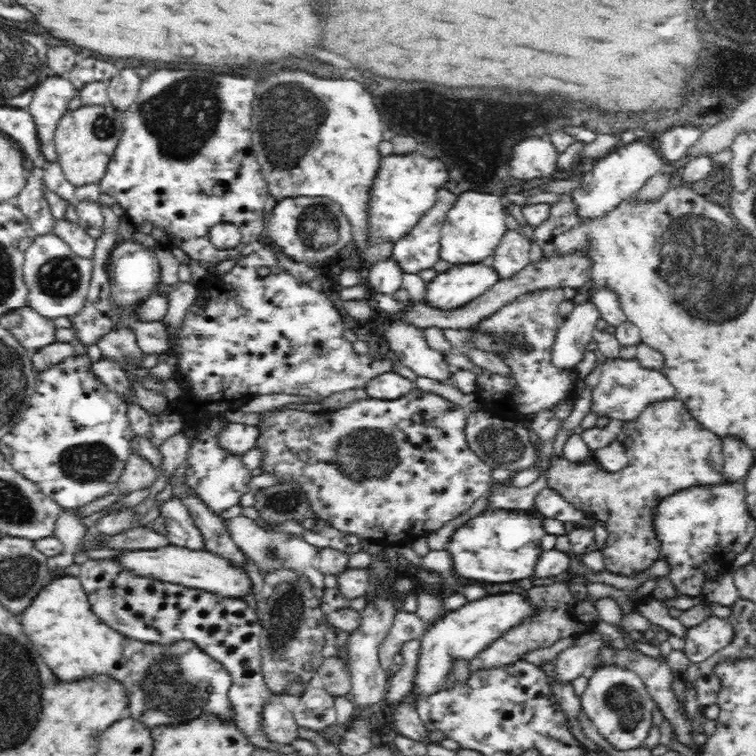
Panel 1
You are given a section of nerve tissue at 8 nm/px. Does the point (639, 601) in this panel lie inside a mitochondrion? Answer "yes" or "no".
no

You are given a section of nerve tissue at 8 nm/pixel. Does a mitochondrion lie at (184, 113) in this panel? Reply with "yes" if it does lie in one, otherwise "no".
yes

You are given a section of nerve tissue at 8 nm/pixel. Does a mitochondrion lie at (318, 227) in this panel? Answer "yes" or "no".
yes

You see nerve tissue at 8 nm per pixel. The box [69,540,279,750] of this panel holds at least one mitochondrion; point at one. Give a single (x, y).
(170, 684)

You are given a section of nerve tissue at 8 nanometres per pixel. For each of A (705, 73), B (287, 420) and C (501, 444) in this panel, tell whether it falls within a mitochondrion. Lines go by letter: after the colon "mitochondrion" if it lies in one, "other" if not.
A: other
B: other
C: mitochondrion

